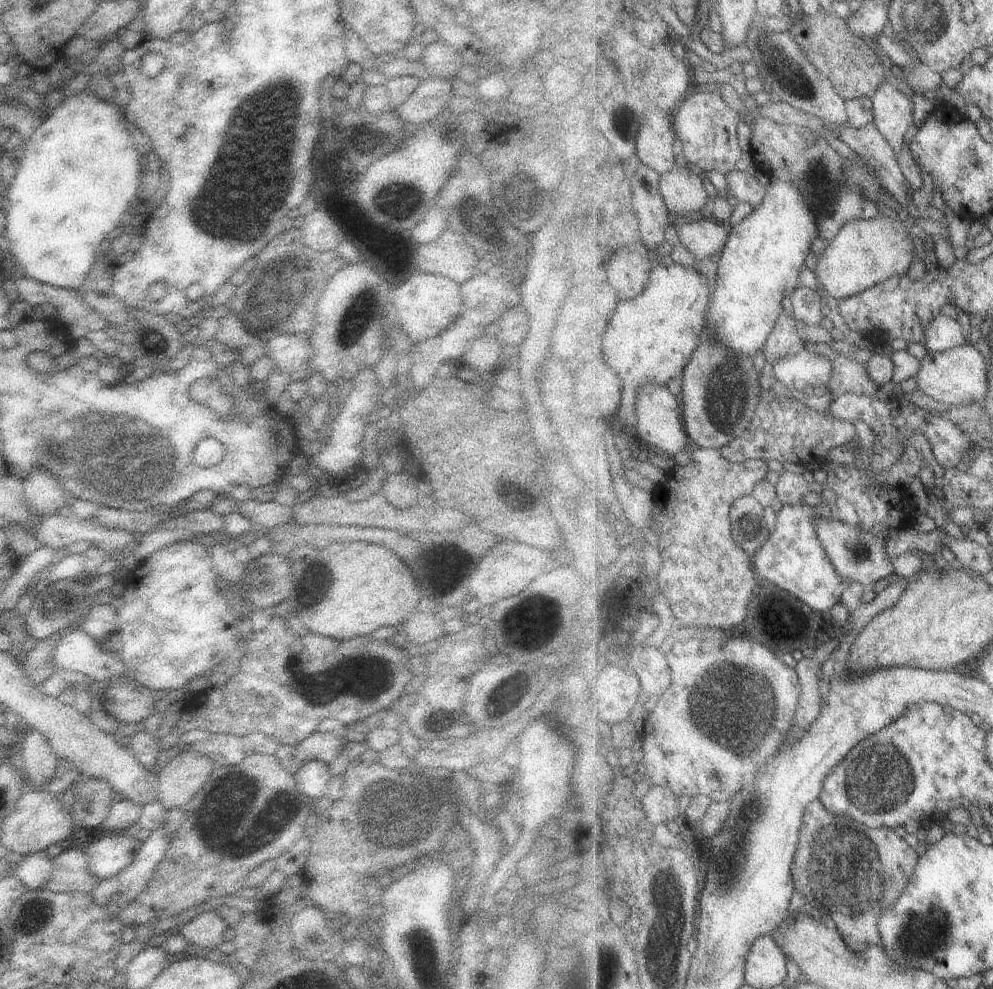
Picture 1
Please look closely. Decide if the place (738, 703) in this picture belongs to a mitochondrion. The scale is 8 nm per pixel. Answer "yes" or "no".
yes

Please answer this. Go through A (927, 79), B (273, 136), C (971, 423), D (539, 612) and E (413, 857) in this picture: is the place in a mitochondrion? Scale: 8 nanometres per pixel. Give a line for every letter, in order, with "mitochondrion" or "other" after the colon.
A: other
B: mitochondrion
C: other
D: mitochondrion
E: other

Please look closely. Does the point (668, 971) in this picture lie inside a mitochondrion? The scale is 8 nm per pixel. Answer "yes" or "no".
yes

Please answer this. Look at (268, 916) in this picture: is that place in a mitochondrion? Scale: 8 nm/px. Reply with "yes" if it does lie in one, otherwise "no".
no

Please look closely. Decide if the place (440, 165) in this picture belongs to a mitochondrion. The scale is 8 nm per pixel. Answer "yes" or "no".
no

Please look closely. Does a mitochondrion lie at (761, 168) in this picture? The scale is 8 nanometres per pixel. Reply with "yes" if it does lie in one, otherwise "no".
no

